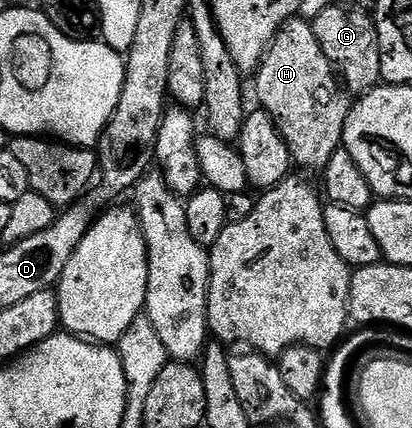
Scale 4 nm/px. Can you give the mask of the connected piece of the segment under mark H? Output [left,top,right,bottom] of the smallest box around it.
[253,18,352,173]

